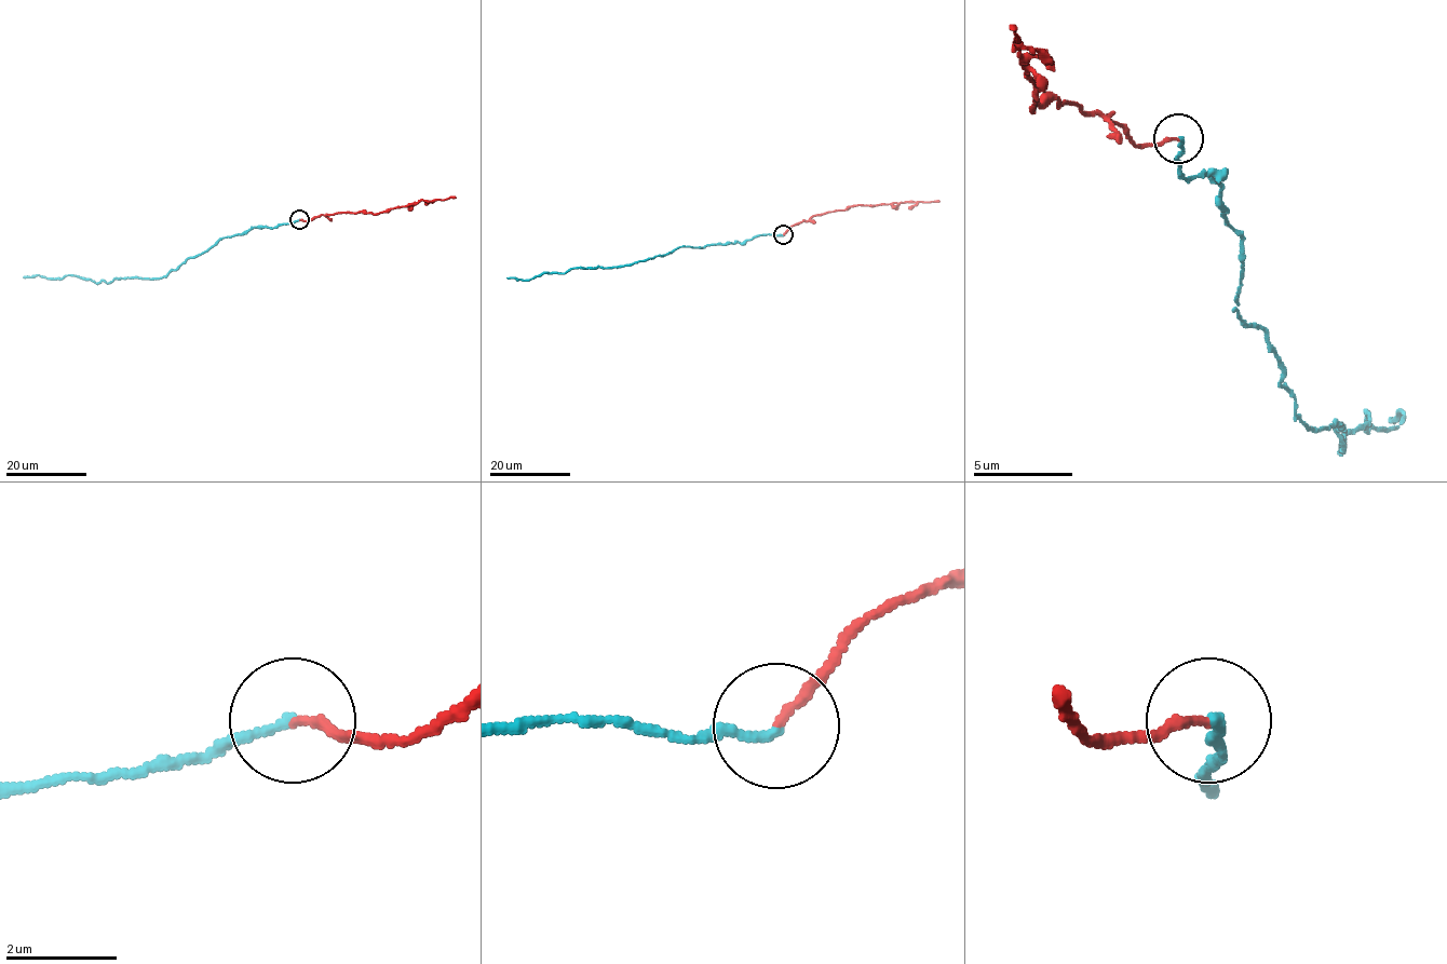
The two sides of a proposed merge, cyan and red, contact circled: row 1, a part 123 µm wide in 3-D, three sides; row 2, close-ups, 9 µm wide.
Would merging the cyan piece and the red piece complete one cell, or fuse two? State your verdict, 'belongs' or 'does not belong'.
belongs

